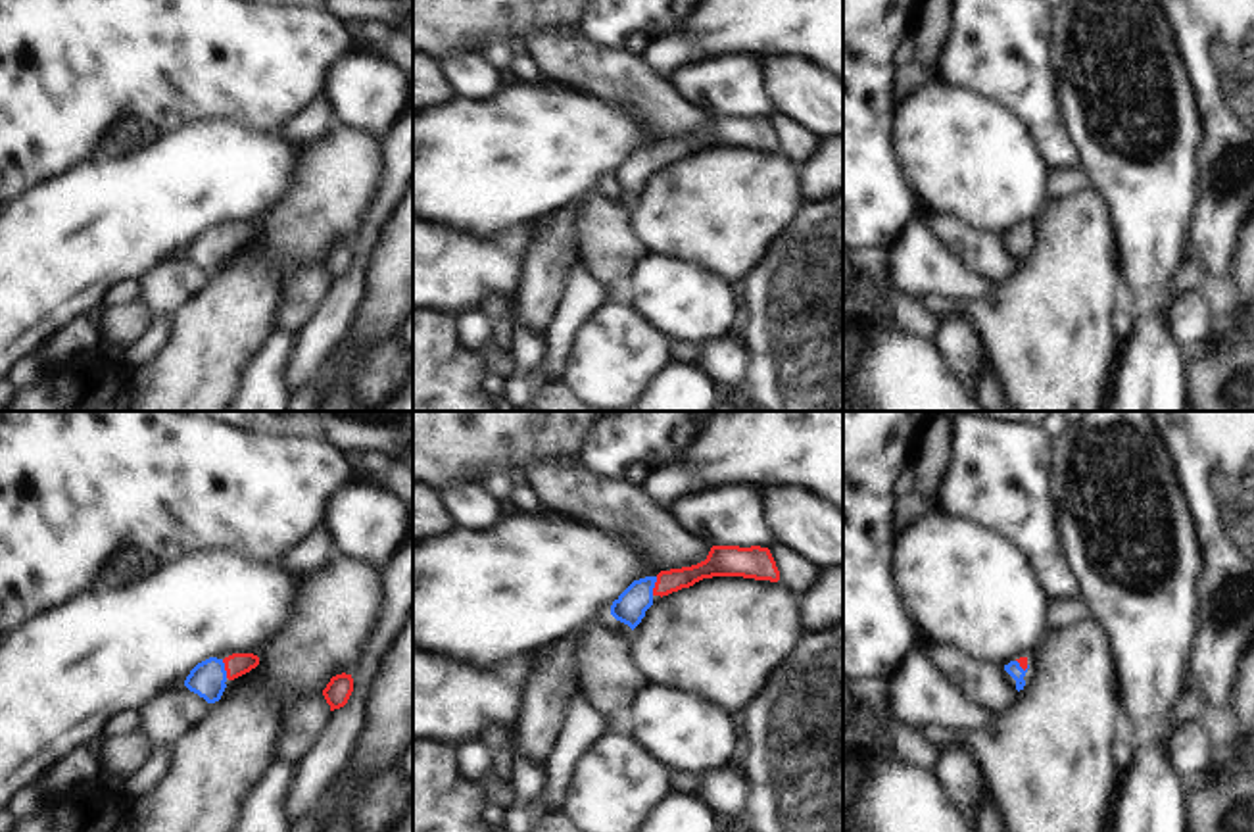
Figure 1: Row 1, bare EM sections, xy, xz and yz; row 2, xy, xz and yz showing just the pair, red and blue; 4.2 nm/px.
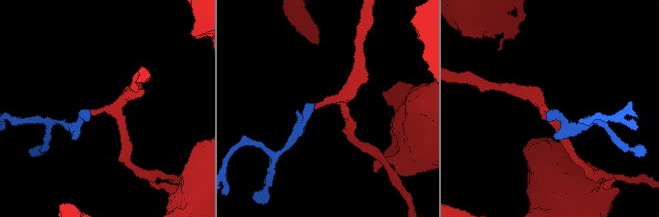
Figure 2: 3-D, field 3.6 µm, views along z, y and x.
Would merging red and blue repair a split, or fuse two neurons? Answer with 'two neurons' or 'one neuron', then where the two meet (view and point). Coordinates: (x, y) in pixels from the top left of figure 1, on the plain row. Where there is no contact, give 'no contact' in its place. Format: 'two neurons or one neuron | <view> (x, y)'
one neuron | xy (225, 239)

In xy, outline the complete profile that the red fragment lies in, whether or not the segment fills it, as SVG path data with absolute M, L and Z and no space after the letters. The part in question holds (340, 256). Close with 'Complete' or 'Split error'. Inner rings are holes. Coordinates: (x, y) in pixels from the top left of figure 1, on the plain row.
M342 242L330 248L326 257L323 259L323 265L330 275L330 281L334 281L348 273L351 261L353 261L353 248L351 244Z. Complete.

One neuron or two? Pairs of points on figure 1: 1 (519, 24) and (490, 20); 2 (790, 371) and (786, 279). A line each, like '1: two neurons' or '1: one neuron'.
1: one neuron
2: one neuron

